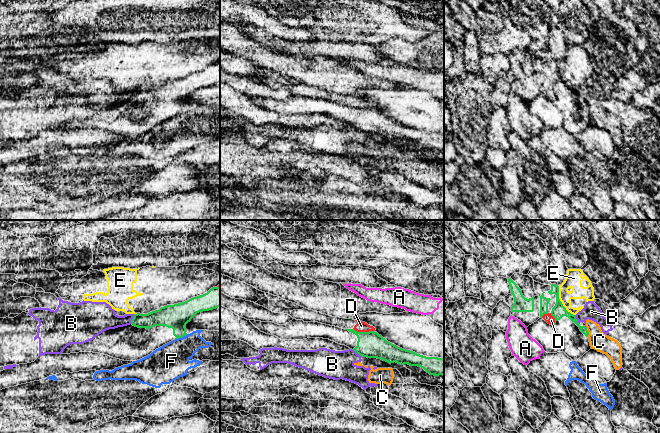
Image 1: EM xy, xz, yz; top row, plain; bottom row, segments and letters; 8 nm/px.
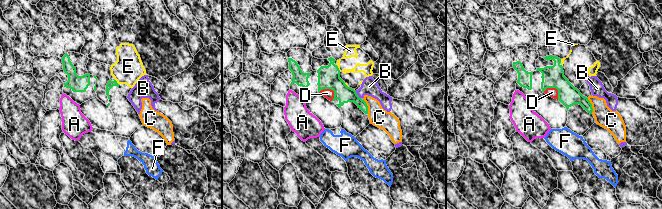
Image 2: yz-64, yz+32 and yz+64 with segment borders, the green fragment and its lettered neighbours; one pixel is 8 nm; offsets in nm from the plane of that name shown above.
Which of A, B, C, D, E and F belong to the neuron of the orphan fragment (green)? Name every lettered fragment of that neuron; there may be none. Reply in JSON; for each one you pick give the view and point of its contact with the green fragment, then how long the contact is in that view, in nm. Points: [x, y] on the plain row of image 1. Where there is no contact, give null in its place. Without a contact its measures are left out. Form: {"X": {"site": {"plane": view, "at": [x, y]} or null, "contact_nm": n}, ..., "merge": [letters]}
{"merge": []}

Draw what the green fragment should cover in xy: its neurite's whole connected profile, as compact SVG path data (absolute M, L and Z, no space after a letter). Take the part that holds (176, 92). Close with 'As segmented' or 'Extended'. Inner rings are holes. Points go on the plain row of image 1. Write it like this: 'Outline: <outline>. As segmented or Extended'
Outline: M220 63L185 78L167 81L148 90L137 89L131 100L109 105L84 120L70 120L61 130L93 128L137 137L163 121L186 111L186 100L199 88L220 83Z. Extended

